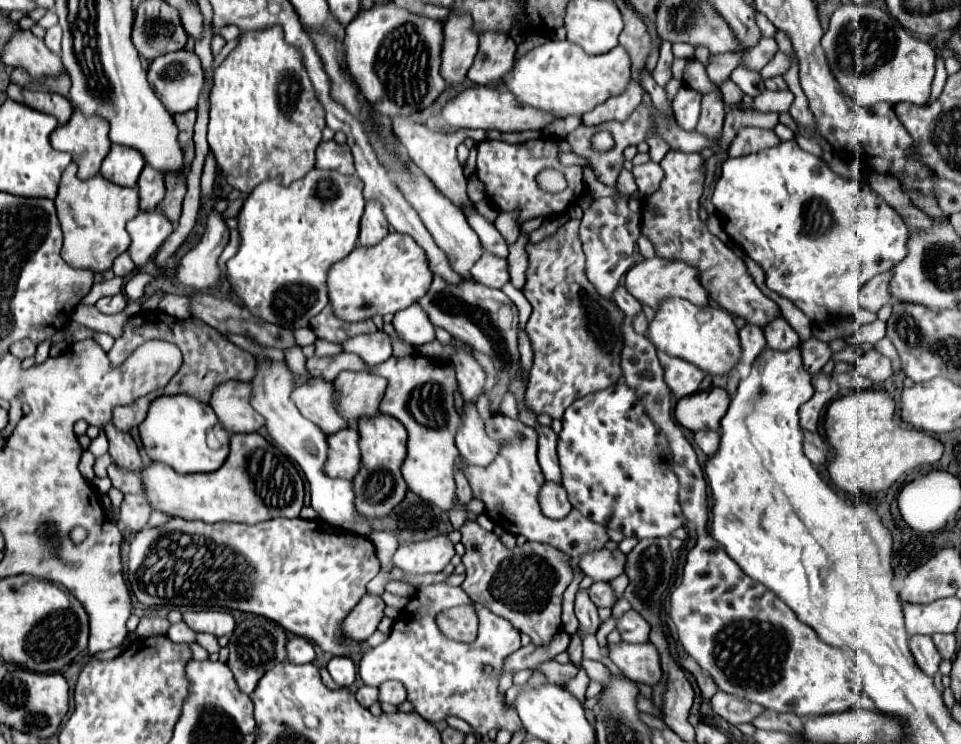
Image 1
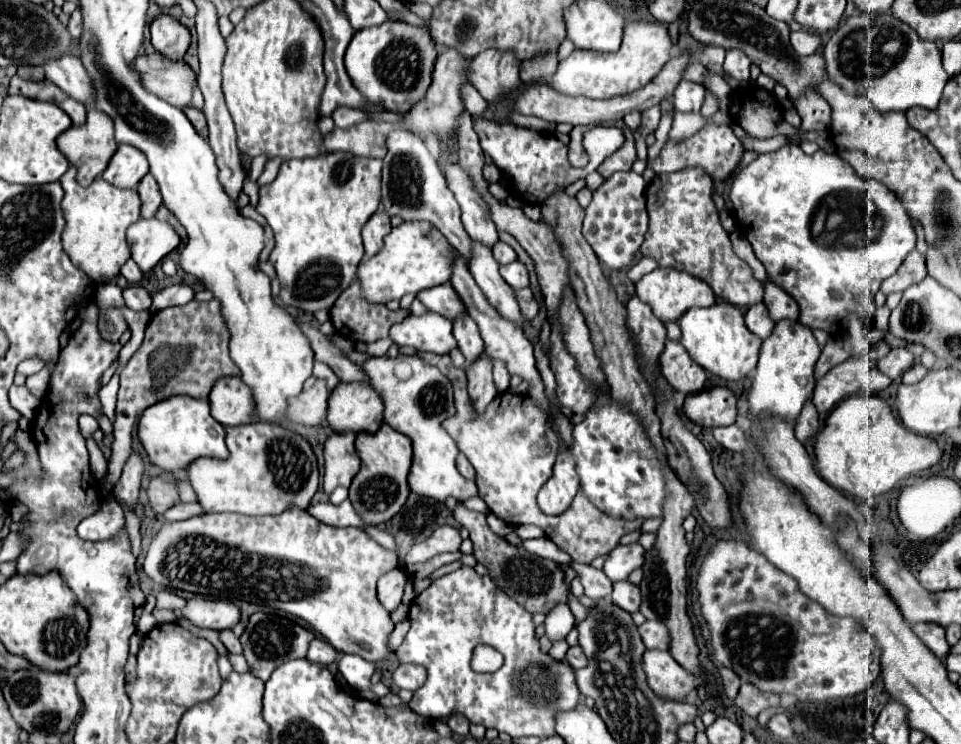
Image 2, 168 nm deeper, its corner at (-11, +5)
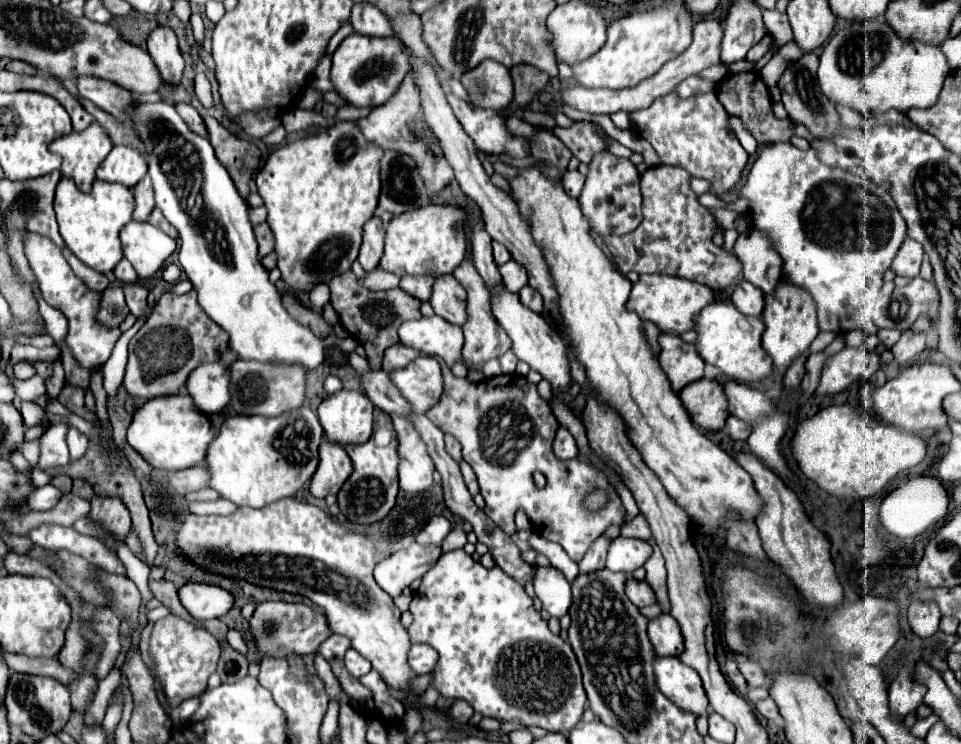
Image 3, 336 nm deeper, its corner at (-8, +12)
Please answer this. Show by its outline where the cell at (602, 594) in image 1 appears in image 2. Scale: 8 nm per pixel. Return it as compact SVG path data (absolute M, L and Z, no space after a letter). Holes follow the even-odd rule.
M618 581L618 583L614 583L614 591L612 591L610 599L624 611L634 613L640 607L640 589L628 581Z

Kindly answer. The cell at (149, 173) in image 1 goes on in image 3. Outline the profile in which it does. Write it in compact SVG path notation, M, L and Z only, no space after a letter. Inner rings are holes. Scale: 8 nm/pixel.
M145 176L135 188L135 212L133 212L133 220L145 222L151 214L151 210L155 208L155 200L153 200L153 184L151 178Z

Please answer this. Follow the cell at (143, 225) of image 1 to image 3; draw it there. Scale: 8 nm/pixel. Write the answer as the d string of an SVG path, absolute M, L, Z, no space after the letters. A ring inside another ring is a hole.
M129 222L121 230L125 258L133 264L139 278L149 278L173 254L177 242L149 222Z

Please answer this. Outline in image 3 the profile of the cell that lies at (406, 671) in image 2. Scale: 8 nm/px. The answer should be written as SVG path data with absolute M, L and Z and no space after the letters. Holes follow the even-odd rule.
M413 644L409 650L409 666L415 674L429 674L437 664L437 652L427 644Z

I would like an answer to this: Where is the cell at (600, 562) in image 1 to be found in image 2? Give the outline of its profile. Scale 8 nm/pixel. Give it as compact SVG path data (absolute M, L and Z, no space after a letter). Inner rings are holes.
M632 543L632 545L618 545L612 553L610 559L604 563L604 573L608 575L610 581L624 581L628 579L628 575L642 567L644 563L644 549L640 543Z

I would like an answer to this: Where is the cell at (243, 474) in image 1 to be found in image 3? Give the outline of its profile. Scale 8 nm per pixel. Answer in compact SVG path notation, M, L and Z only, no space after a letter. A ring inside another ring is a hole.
M307 406L285 412L275 418L231 416L221 424L217 438L211 442L207 450L205 466L209 472L209 488L217 490L221 498L231 500L237 506L251 506L251 508L263 508L279 498L295 496L307 484L307 480L313 478L317 470L317 462L319 462L317 448L319 448L321 436L323 436L323 428L319 424L319 418Z

